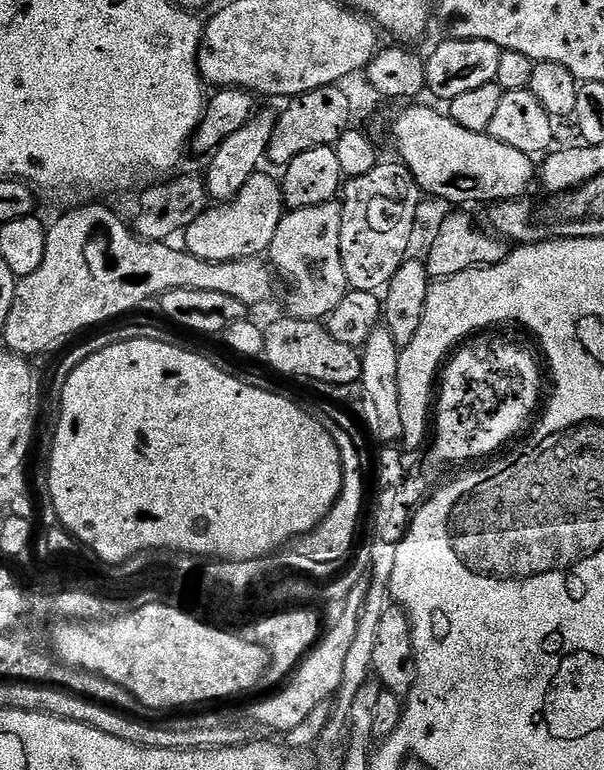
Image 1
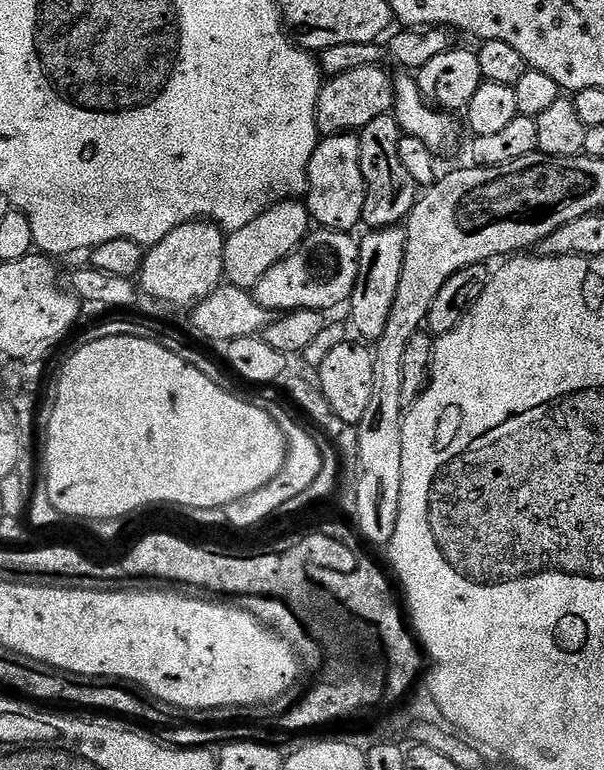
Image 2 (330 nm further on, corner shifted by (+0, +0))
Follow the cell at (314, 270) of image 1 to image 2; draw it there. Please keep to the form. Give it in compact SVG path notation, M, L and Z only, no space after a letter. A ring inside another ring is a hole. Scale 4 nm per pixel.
M329 228L309 231L308 236L282 262L278 262L261 280L256 283L254 295L263 308L269 308L273 314L296 312L300 308L329 310L339 304L347 305L352 291L358 282L360 265L360 246L355 235L347 232L332 232Z

